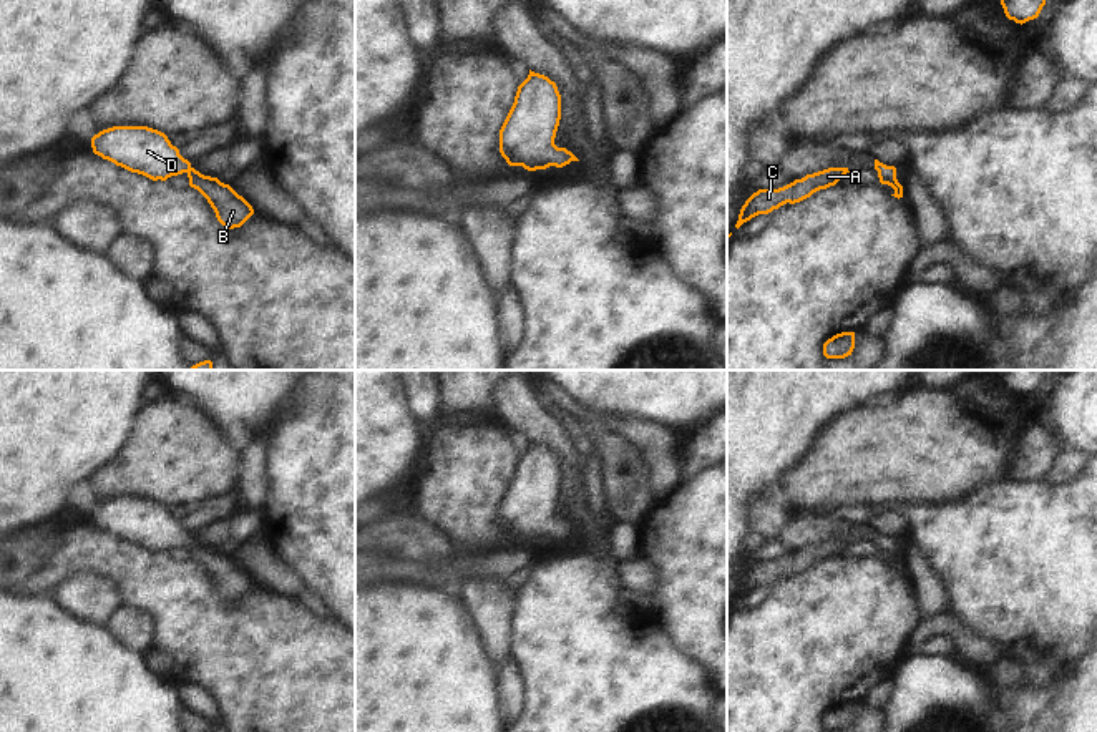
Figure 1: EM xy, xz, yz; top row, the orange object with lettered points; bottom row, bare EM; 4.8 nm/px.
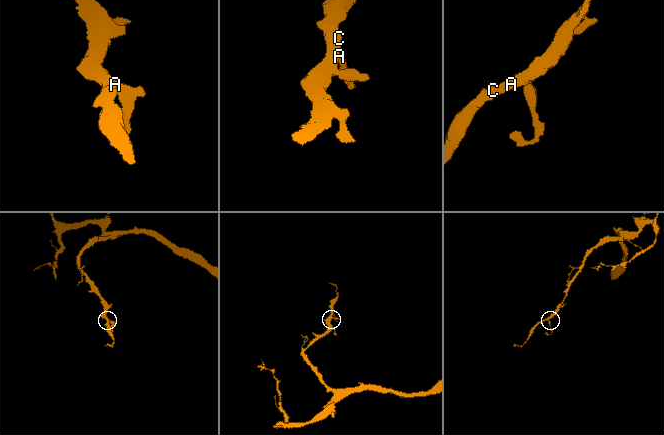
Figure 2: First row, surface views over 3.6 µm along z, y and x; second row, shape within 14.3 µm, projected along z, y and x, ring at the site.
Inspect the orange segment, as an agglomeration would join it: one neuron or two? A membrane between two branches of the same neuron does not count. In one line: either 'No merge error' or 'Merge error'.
No merge error.

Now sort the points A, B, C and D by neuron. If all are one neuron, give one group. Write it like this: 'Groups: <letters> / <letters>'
Groups: A B C D.

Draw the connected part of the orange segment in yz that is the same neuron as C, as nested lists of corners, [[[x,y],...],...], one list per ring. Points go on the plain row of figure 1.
[[[828,539],[778,561],[758,561],[742,578],[735,599],[739,601],[758,586],[768,586],[787,574],[800,574],[820,561],[835,558],[846,544],[850,544],[848,539]]]

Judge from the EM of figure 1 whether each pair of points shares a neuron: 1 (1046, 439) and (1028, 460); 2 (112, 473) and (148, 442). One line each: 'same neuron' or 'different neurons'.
1: same neuron
2: same neuron

